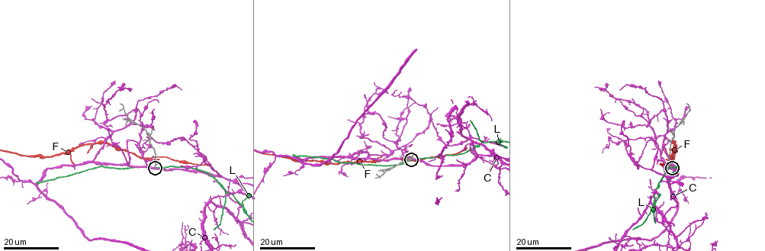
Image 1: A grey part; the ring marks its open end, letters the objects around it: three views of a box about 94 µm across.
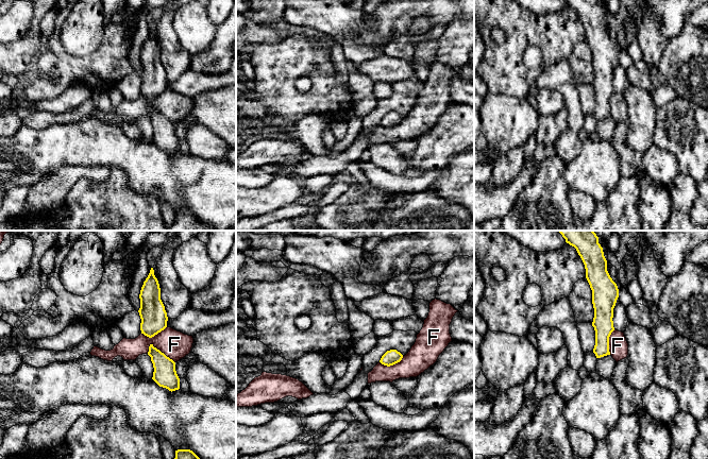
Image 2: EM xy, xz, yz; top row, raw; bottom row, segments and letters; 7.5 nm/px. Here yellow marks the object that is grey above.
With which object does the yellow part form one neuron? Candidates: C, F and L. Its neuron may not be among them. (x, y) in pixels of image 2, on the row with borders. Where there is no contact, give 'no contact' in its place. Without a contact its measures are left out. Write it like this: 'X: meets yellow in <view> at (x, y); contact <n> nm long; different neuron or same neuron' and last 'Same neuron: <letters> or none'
C: no contact; different neuron
F: meets yellow in xy at (161, 352); contact 240 nm long; different neuron
L: no contact; different neuron
Same neuron: none

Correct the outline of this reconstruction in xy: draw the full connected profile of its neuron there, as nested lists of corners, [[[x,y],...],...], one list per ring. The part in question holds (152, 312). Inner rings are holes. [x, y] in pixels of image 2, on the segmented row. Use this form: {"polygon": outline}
{"polygon": [[[153,268],[144,282],[139,299],[140,330],[145,336],[152,338],[167,327],[168,321],[165,306],[161,300],[159,284],[154,275]]]}

